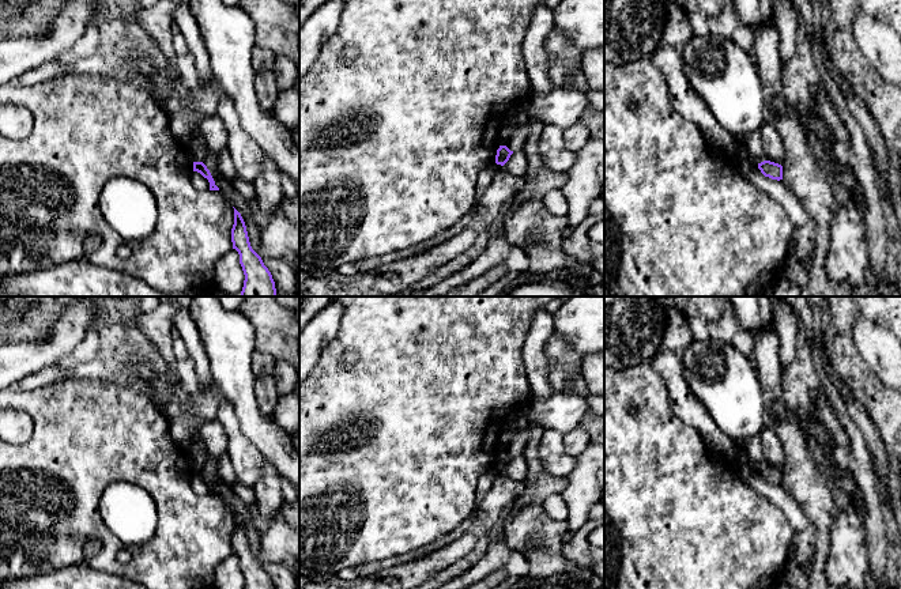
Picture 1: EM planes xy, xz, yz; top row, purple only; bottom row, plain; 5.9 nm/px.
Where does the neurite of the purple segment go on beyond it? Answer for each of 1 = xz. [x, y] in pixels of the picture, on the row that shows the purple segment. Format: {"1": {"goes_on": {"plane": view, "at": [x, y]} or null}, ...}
{"1": {"goes_on": null}}

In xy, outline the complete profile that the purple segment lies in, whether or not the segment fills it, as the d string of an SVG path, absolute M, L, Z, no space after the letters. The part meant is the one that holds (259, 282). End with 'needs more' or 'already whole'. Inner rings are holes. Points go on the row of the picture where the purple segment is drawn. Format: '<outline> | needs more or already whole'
M235 208L231 242L233 249L240 254L240 264L245 275L240 297L276 297L272 275L261 257L252 249L245 222Z | already whole

